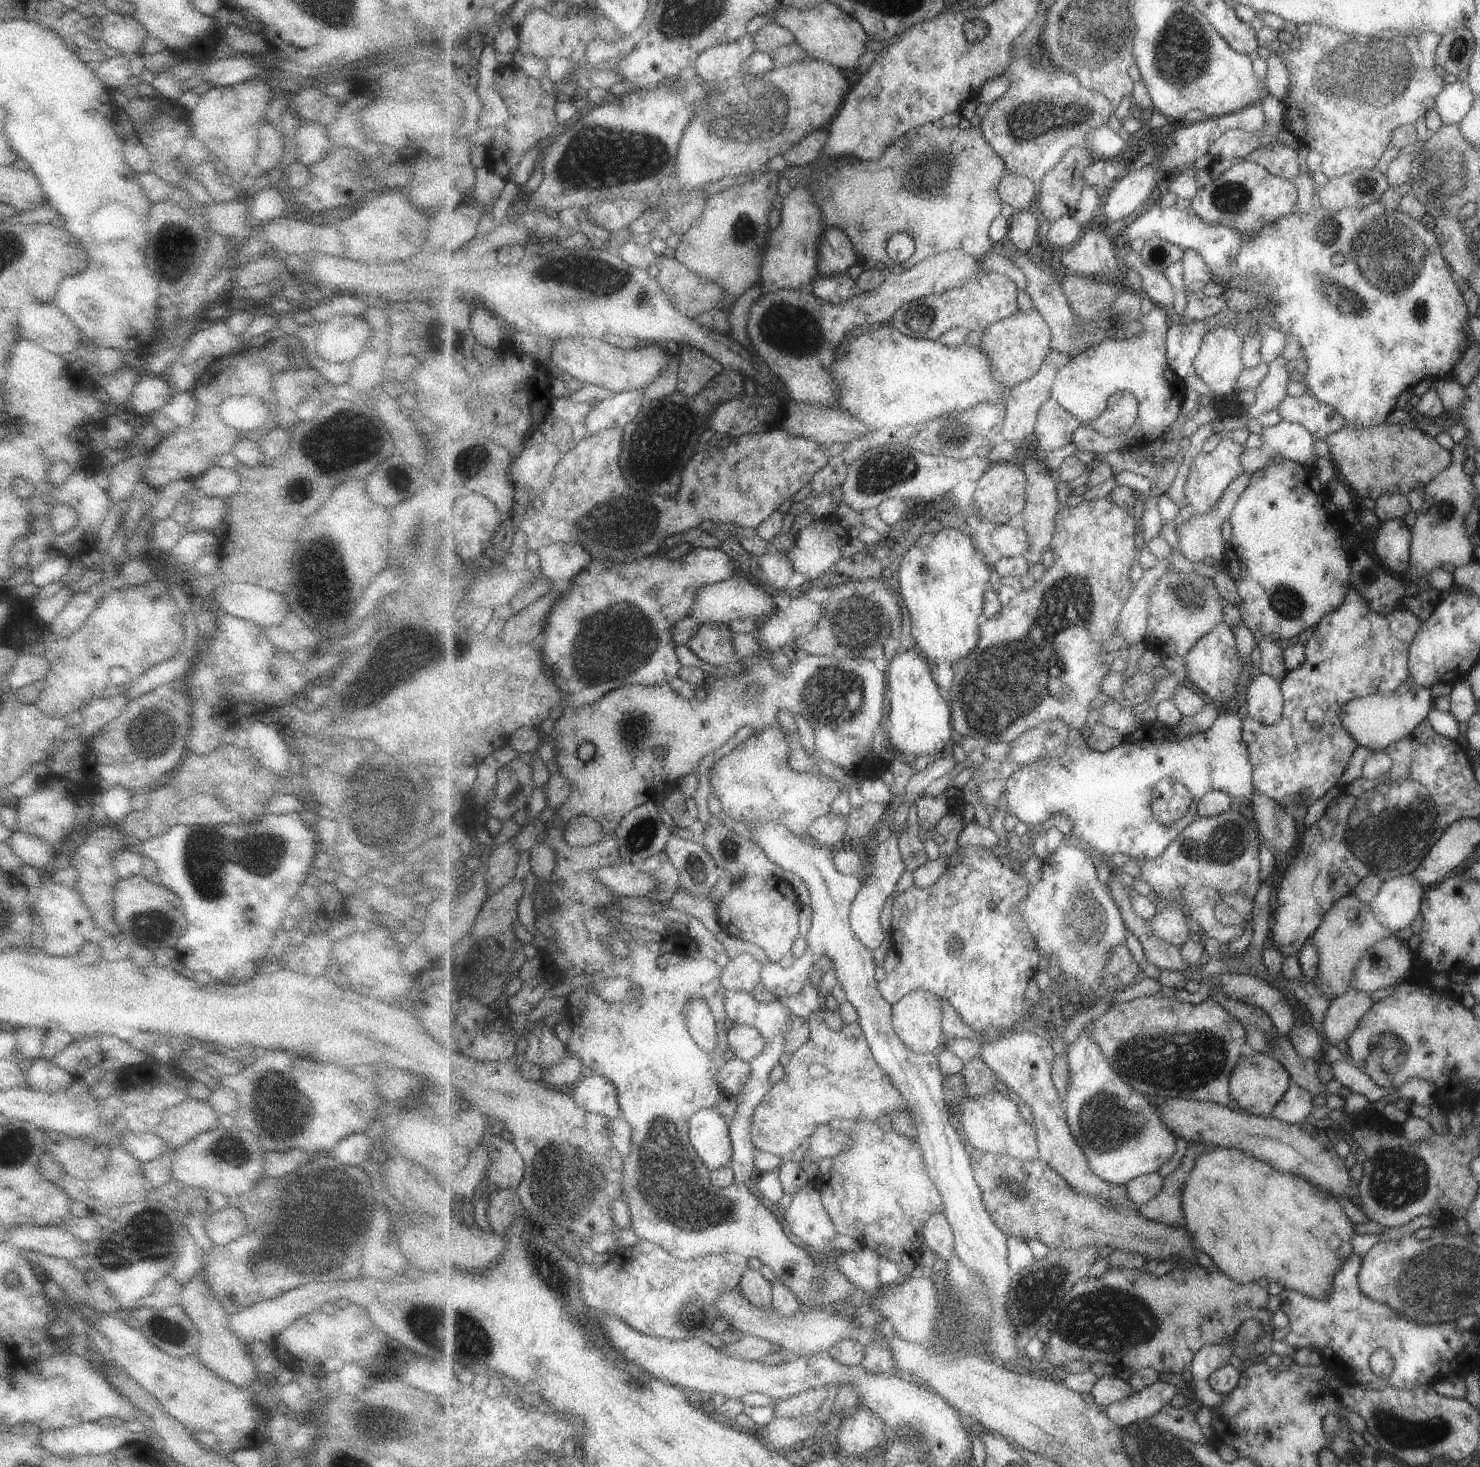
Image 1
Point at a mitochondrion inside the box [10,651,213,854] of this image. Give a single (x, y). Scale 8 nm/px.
(149, 729)

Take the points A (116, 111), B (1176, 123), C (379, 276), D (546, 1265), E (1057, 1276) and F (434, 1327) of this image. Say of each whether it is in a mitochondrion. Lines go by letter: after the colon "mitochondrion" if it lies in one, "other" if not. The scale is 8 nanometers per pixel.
A: other
B: other
C: other
D: mitochondrion
E: mitochondrion
F: mitochondrion

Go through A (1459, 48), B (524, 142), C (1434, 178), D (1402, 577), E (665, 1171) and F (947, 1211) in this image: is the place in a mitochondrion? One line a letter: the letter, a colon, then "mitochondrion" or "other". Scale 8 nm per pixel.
A: mitochondrion
B: other
C: mitochondrion
D: other
E: mitochondrion
F: other

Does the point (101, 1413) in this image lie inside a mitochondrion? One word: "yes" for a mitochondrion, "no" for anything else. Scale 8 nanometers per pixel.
no

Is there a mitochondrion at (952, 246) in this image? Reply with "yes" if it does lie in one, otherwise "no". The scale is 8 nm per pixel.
no

